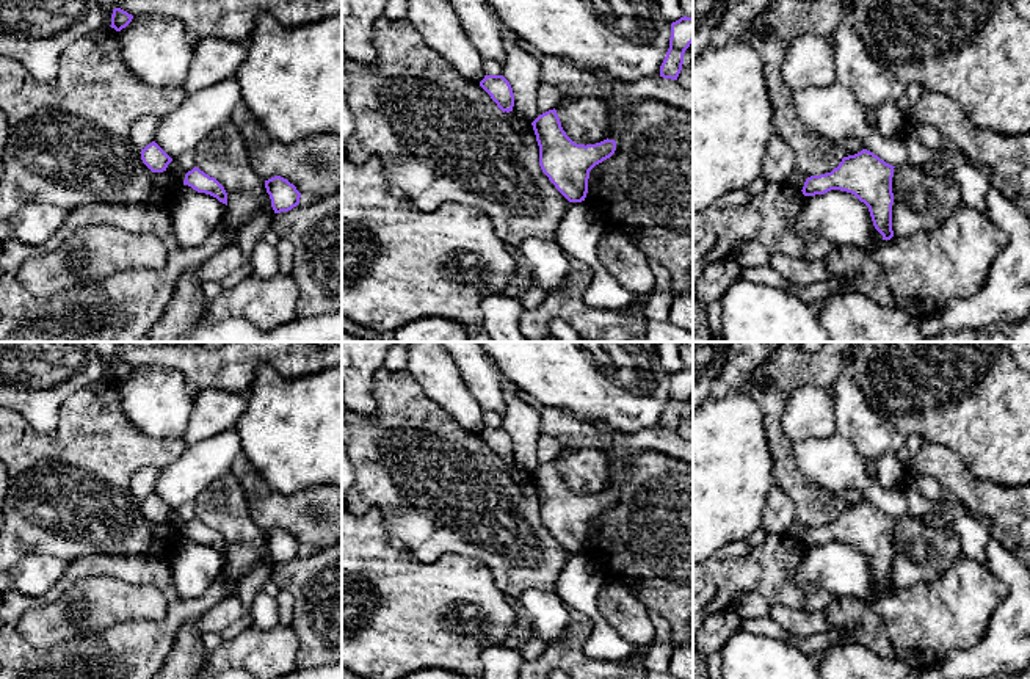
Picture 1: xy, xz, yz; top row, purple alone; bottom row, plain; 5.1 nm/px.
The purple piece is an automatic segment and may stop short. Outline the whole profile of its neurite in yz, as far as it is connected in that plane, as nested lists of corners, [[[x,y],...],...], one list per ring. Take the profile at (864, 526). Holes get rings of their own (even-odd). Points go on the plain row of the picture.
[[[862,500],[843,508],[831,524],[807,528],[801,543],[804,547],[825,546],[831,541],[854,546],[869,558],[873,577],[883,591],[890,591],[894,588],[894,519],[873,503]]]

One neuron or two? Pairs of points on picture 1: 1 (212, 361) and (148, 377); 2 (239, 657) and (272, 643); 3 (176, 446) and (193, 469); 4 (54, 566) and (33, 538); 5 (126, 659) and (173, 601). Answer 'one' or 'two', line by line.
1: two
2: one
3: two
4: two
5: one

